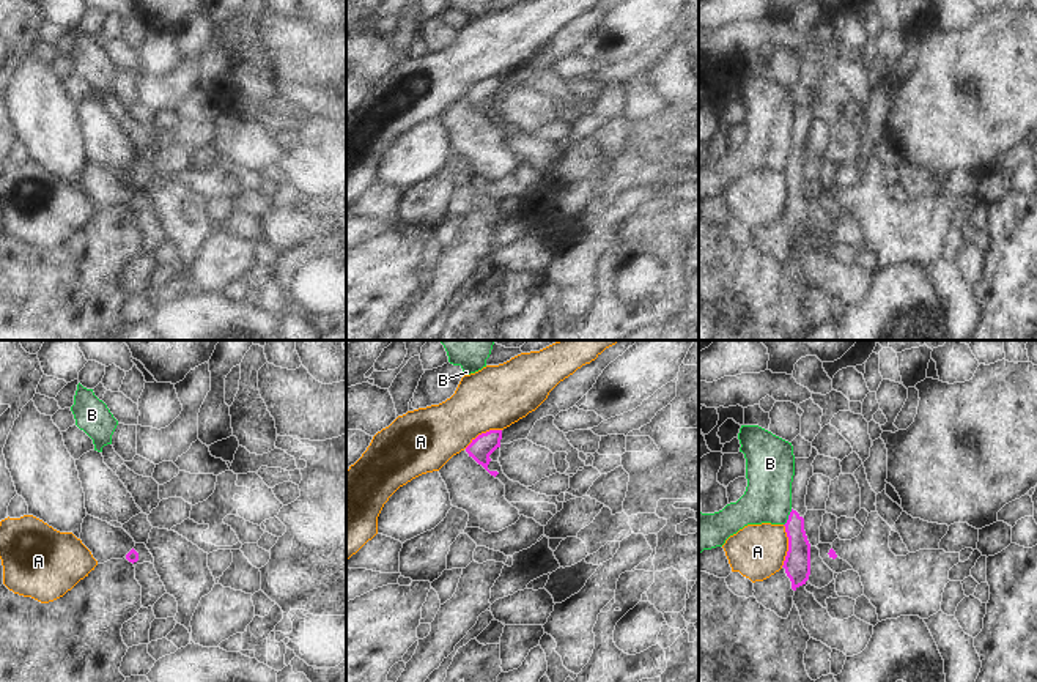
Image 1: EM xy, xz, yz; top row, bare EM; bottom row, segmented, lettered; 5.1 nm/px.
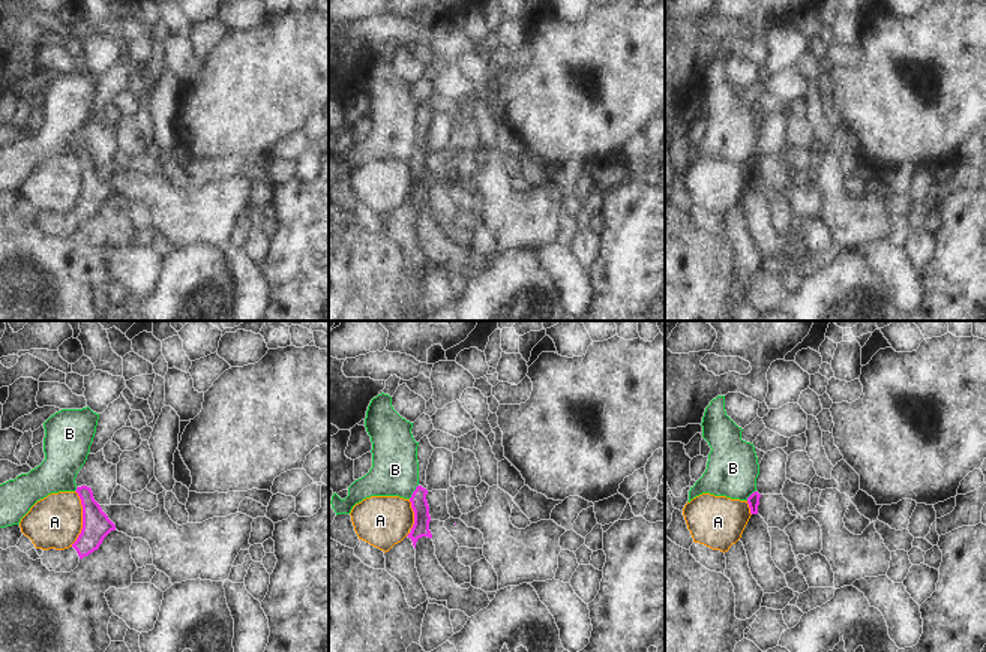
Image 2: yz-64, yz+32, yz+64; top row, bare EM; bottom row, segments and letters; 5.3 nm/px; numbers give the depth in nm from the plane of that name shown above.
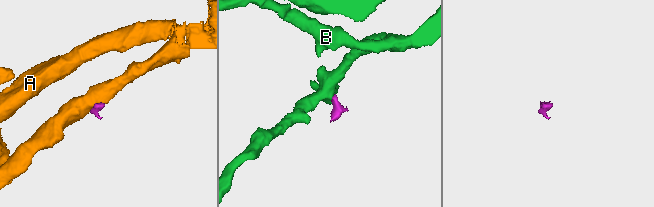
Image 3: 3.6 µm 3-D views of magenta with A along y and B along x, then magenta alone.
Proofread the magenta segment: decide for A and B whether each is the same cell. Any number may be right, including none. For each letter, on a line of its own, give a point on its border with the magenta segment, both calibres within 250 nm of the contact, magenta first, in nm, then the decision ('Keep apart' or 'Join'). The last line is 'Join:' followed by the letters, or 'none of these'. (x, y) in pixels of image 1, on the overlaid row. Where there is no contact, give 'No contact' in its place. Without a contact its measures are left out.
A: Touches magenta at yz (789, 545). Thickness 140 nm (magenta) against 280 nm. Keep apart
B: Touches magenta at yz (789, 517). Thickness 140 nm (magenta) against 240 nm. Keep apart
Join: none of these

